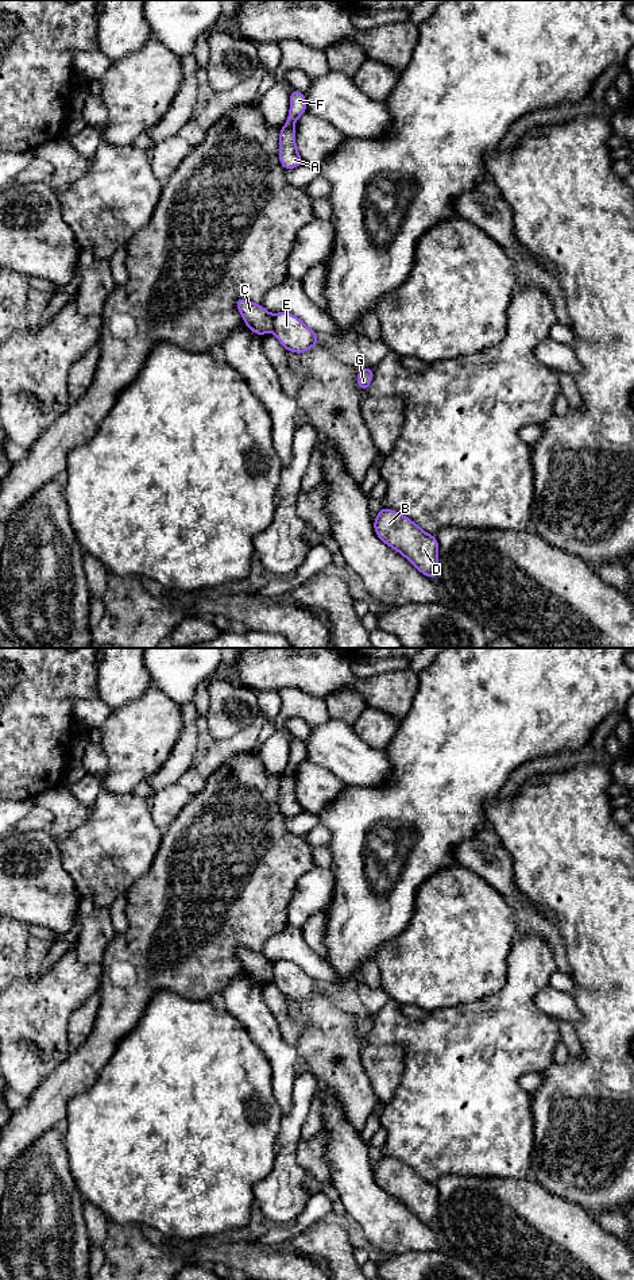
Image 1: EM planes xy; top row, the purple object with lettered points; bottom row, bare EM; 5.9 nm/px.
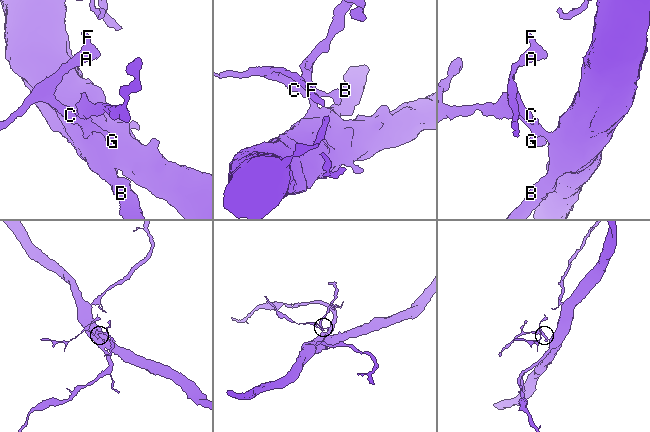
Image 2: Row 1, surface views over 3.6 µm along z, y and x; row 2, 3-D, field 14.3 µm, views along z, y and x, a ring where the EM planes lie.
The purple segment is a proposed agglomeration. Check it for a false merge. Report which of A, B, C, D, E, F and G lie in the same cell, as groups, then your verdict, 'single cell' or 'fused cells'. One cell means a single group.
groups A C F / B D E G; fused cells

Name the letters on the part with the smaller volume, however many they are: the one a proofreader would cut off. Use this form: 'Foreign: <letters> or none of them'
Foreign: A, C, F

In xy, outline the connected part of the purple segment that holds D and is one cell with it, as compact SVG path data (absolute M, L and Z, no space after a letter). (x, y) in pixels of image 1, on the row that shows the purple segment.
M380 508L374 529L378 537L402 554L420 572L438 579L438 541L409 517Z

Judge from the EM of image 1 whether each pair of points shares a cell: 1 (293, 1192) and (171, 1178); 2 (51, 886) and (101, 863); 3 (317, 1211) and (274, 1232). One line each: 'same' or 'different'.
1: different
2: different
3: same

